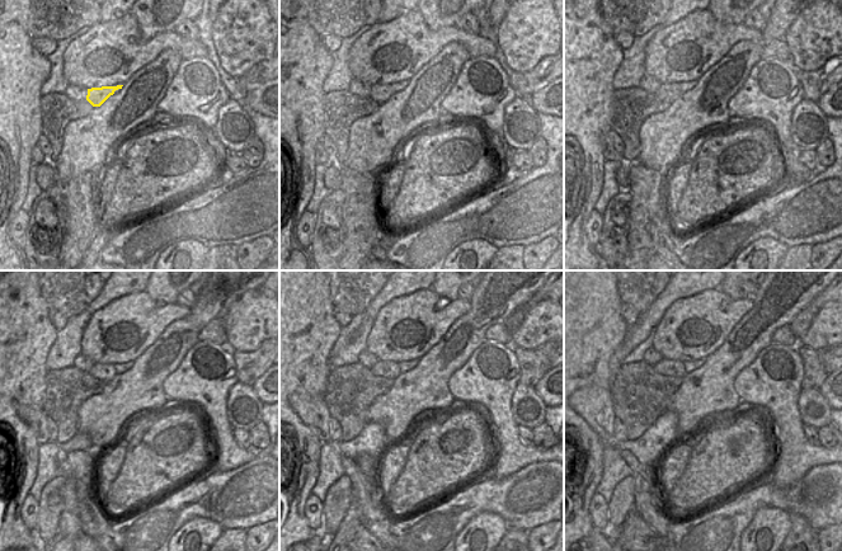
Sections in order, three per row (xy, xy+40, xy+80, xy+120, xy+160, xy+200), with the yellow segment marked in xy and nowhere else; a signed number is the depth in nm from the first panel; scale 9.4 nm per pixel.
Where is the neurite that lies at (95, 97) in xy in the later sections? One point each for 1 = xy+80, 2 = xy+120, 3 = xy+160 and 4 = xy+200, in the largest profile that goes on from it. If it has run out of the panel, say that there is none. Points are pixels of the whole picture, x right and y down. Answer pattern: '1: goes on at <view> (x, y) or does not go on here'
1: goes on at xy+80 (668, 92)
2: goes on at xy+120 (106, 372)
3: goes on at xy+160 (391, 370)
4: goes on at xy+200 (667, 367)

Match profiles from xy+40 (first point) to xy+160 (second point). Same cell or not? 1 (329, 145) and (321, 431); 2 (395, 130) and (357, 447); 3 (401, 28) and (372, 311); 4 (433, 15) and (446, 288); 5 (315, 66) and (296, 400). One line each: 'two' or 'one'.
1: two
2: two
3: two
4: one
5: two

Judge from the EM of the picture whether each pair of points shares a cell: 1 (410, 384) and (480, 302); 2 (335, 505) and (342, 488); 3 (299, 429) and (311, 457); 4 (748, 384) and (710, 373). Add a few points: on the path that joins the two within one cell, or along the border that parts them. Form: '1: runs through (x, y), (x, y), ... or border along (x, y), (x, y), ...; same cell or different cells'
1: runs through (432, 367), (474, 324); same cell
2: runs through (337, 502), (340, 491); same cell
3: runs through (304, 436), (310, 446), (310, 451); same cell
4: border along (755, 358), (733, 382), (741, 400); different cells

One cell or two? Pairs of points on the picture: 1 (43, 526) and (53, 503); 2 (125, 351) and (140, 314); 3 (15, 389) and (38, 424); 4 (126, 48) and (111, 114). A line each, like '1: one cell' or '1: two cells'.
1: one cell
2: one cell
3: two cells
4: two cells

